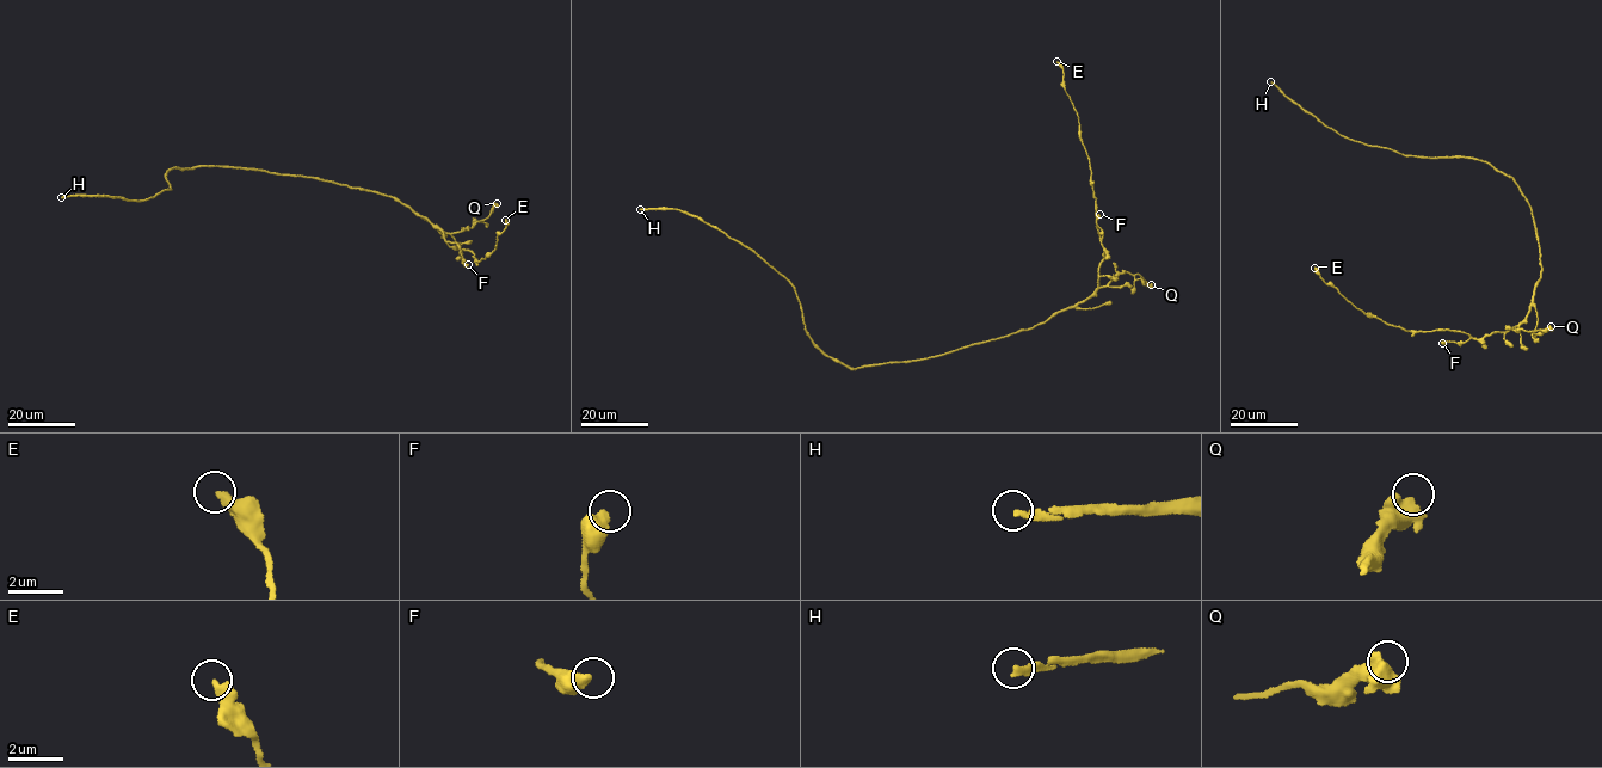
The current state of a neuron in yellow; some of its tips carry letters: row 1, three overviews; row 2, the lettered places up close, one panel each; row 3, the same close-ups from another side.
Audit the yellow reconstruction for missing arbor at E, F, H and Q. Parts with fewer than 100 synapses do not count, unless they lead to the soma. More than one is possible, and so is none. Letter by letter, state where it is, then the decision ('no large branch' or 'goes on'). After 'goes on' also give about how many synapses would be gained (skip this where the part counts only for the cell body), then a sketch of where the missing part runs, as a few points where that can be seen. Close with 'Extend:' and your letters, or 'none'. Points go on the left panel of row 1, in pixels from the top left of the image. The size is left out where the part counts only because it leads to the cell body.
E: place (505, 220); no large branch
F: place (468, 264); no large branch
H: place (61, 197); goes on; 200 synapses
Q: place (497, 203); no large branch
Extend: H

